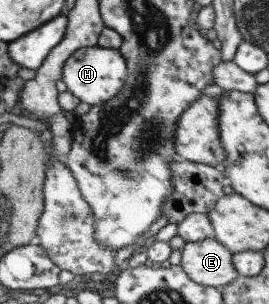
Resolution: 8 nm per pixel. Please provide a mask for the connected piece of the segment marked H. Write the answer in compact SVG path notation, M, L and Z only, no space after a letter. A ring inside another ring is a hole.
M99 45L75 51L67 59L62 74L69 91L81 102L93 107L102 106L116 98L129 78L127 58L123 56L123 53L119 49L108 49Z

